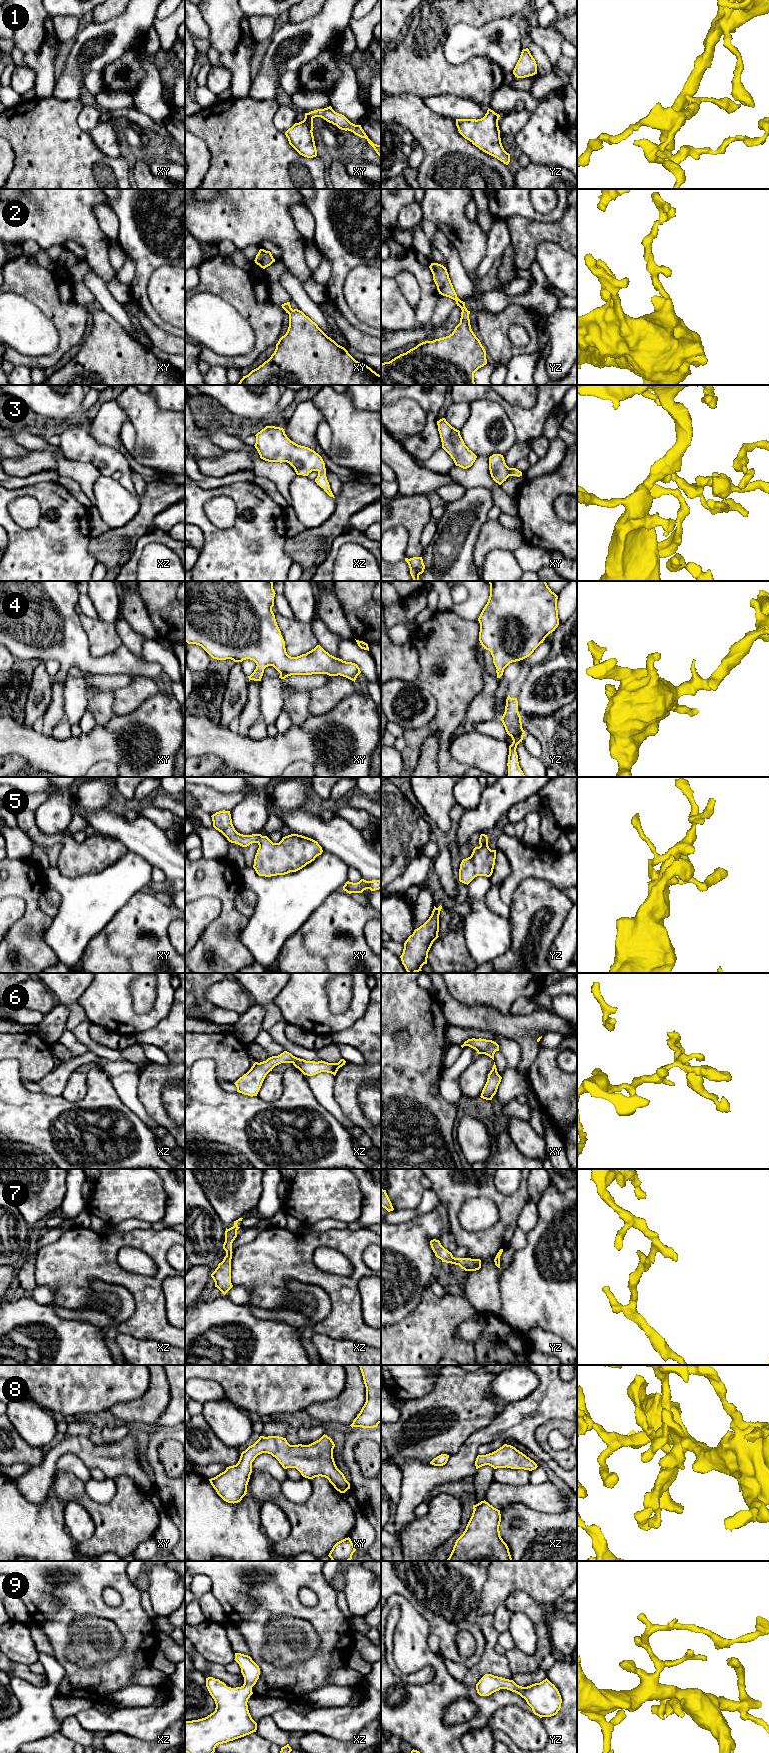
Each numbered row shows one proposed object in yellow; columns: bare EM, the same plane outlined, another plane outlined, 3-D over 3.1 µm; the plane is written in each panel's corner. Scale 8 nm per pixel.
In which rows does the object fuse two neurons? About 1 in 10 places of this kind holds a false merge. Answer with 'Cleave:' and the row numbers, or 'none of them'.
Cleave: none of them

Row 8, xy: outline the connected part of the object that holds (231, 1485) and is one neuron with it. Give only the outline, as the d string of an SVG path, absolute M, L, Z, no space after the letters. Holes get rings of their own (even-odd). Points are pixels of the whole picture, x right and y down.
M327 1435L309 1445L290 1445L286 1438L260 1436L241 1453L236 1465L229 1466L214 1478L209 1479L217 1494L228 1503L238 1503L247 1494L247 1485L252 1473L252 1462L262 1454L275 1457L284 1469L296 1468L303 1477L325 1477L340 1493L350 1489L350 1483L337 1468L334 1458L334 1442Z

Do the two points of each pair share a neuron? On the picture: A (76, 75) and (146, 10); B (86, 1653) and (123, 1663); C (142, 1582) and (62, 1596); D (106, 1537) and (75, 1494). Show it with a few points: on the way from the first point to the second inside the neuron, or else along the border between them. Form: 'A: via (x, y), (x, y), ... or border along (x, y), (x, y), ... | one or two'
A: via (93, 59), (129, 25) | one
B: border along (123, 1639), (123, 1647), (112, 1658), (89, 1667) | two
C: border along (134, 1585), (140, 1591) | two
D: via (106, 1526), (106, 1522), (86, 1502) | one

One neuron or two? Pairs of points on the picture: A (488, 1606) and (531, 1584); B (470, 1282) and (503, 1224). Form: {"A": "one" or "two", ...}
{"A": "one", "B": "one"}

